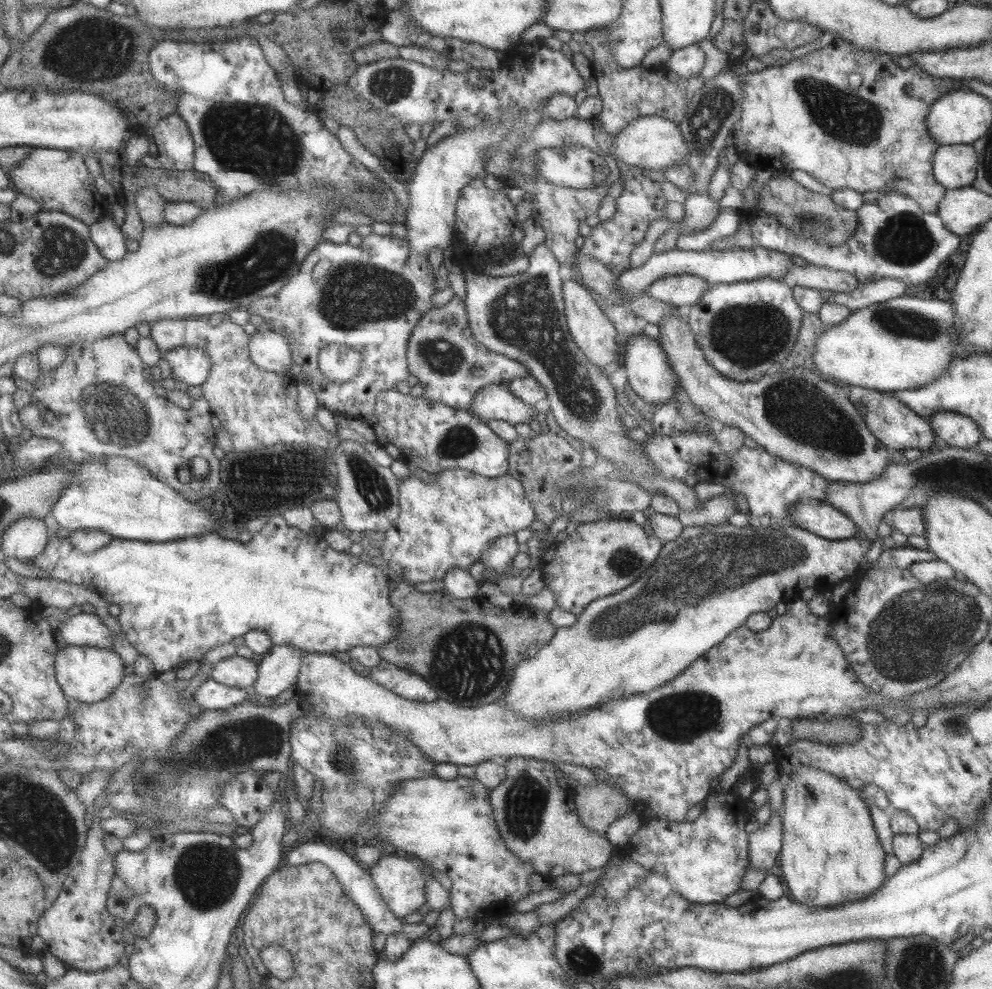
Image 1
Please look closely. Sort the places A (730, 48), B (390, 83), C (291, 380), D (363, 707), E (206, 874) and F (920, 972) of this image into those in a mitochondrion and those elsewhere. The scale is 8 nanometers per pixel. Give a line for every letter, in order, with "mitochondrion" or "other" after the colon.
A: other
B: mitochondrion
C: other
D: other
E: mitochondrion
F: mitochondrion

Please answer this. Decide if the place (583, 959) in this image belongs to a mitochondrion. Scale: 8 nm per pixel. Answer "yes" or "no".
yes

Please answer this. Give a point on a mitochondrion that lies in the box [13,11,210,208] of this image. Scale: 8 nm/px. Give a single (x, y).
(85, 39)

